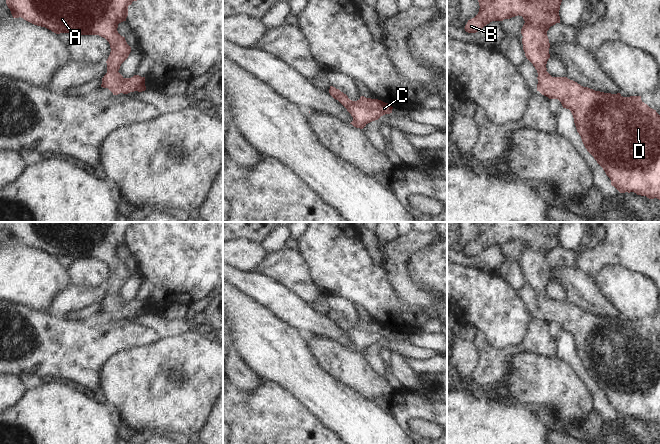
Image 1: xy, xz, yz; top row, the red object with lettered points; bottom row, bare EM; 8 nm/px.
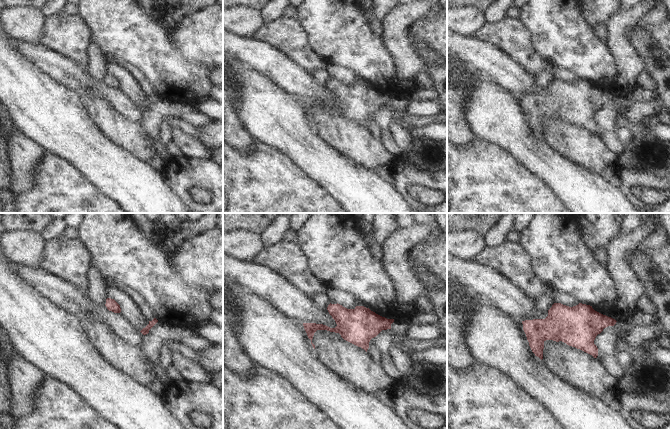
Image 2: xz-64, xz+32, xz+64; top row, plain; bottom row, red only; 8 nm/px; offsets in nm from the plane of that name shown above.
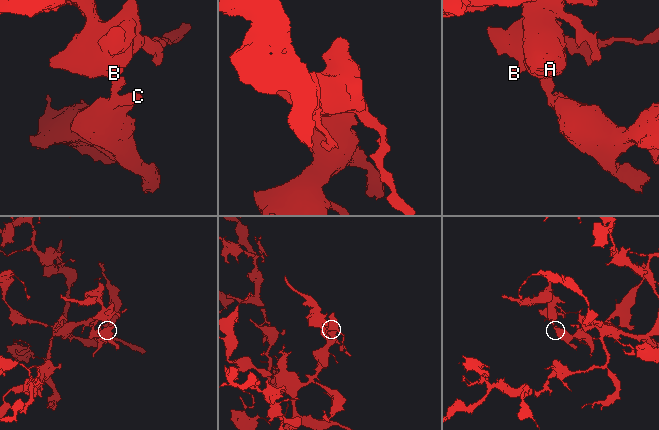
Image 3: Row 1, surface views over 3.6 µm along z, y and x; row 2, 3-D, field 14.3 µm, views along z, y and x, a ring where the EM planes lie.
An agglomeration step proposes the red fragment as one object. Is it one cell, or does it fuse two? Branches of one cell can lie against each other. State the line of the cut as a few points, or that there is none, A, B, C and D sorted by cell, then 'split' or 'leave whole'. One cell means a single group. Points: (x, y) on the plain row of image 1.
cut none; groups A B C D; leave whole

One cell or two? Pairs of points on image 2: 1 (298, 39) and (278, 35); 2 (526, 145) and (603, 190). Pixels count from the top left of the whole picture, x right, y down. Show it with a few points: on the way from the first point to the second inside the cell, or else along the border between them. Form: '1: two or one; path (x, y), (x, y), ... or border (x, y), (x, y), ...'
1: one; path (293, 39), (288, 35), (283, 35)
2: one; path (545, 161), (572, 183), (584, 190)

